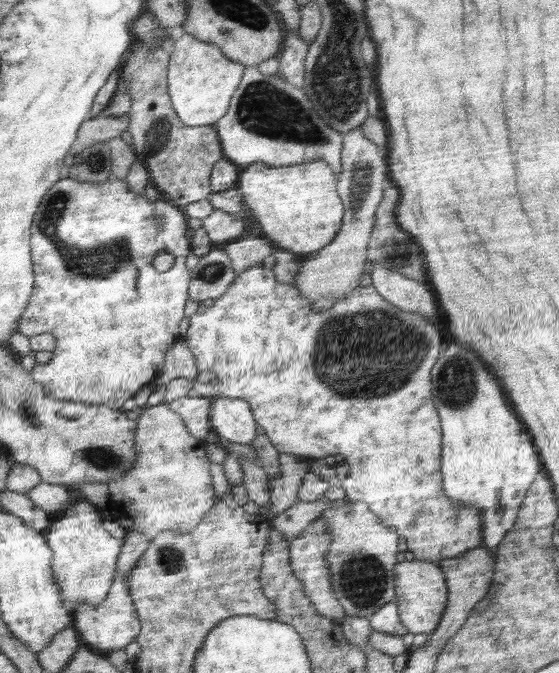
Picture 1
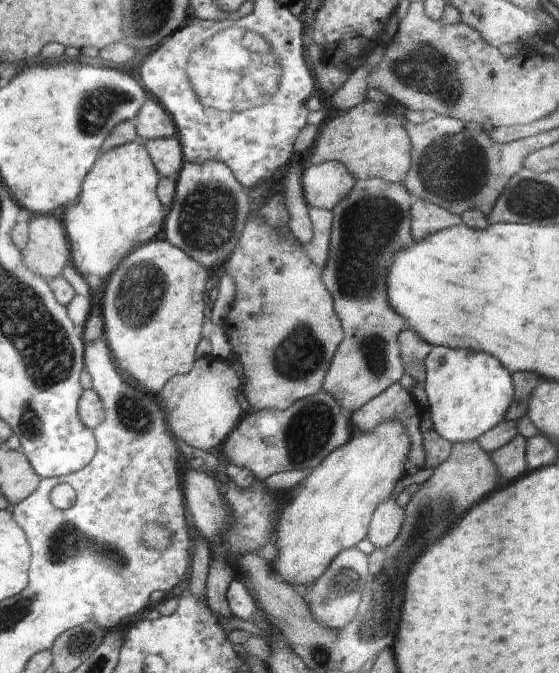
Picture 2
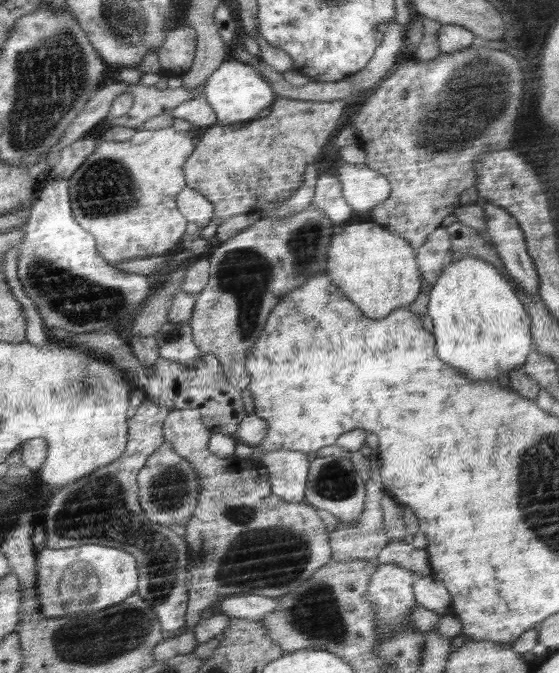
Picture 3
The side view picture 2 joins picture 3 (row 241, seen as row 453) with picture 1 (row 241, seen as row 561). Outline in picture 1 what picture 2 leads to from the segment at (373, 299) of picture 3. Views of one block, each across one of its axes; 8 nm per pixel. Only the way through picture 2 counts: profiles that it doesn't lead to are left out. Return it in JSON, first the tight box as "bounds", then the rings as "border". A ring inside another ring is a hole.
{"bounds":[237,160,344,257],"border":[[[324,160],[294,166],[252,164],[243,167],[237,187],[243,203],[256,217],[272,242],[299,257],[316,253],[331,244],[343,224],[344,206],[338,194],[335,172]]]}

